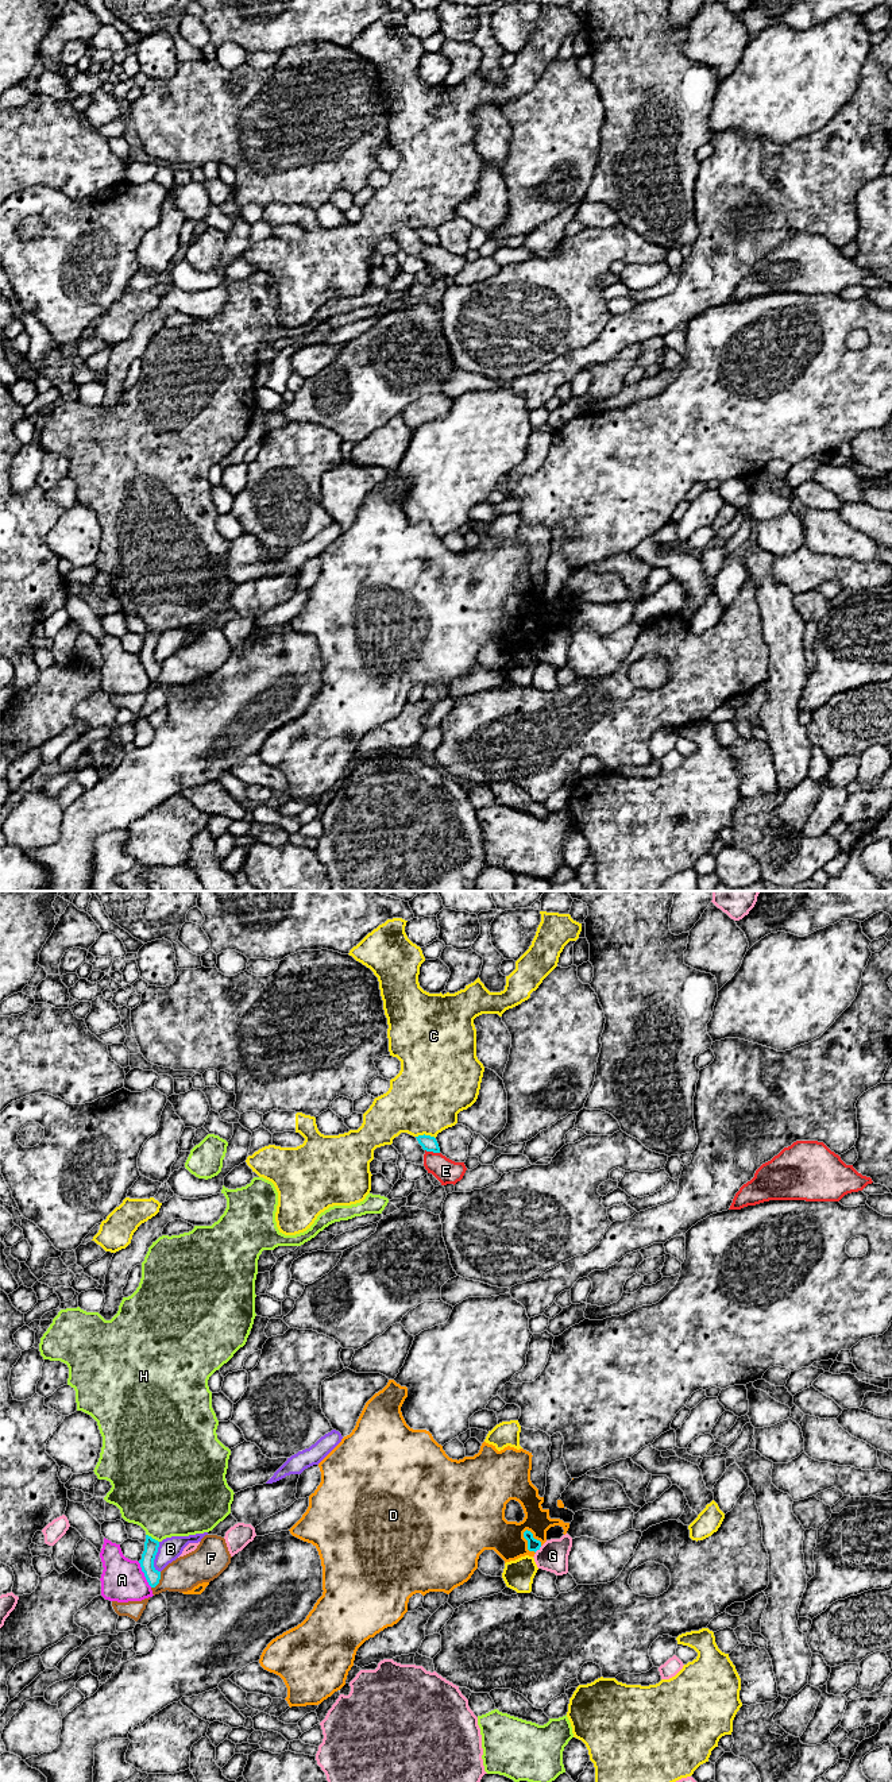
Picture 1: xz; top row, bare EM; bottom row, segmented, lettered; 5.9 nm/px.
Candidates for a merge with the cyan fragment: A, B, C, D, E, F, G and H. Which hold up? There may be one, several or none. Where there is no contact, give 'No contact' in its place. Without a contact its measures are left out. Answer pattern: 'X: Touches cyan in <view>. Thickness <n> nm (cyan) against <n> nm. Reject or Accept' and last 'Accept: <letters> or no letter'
A: Touches cyan in xz. Thickness 90 nm (cyan) against 260 nm. Reject
B: Touches cyan in xz. Thickness 90 nm (cyan) against 140 nm. Reject
C: Touches cyan in xz. Thickness 90 nm (cyan) against 440 nm. Reject
D: Touches cyan in xz. Thickness 80 nm (cyan) against 240 nm. Reject
E: Touches cyan in xz. Thickness 90 nm (cyan) against 150 nm. Reject
F: Touches cyan in xz. Thickness 90 nm (cyan) against 200 nm. Reject
G: Touches cyan in xz. Thickness 80 nm (cyan) against 180 nm. Reject
H: Touches cyan in xz. Thickness 90 nm (cyan) against 460 nm. Reject
Accept: no letter

